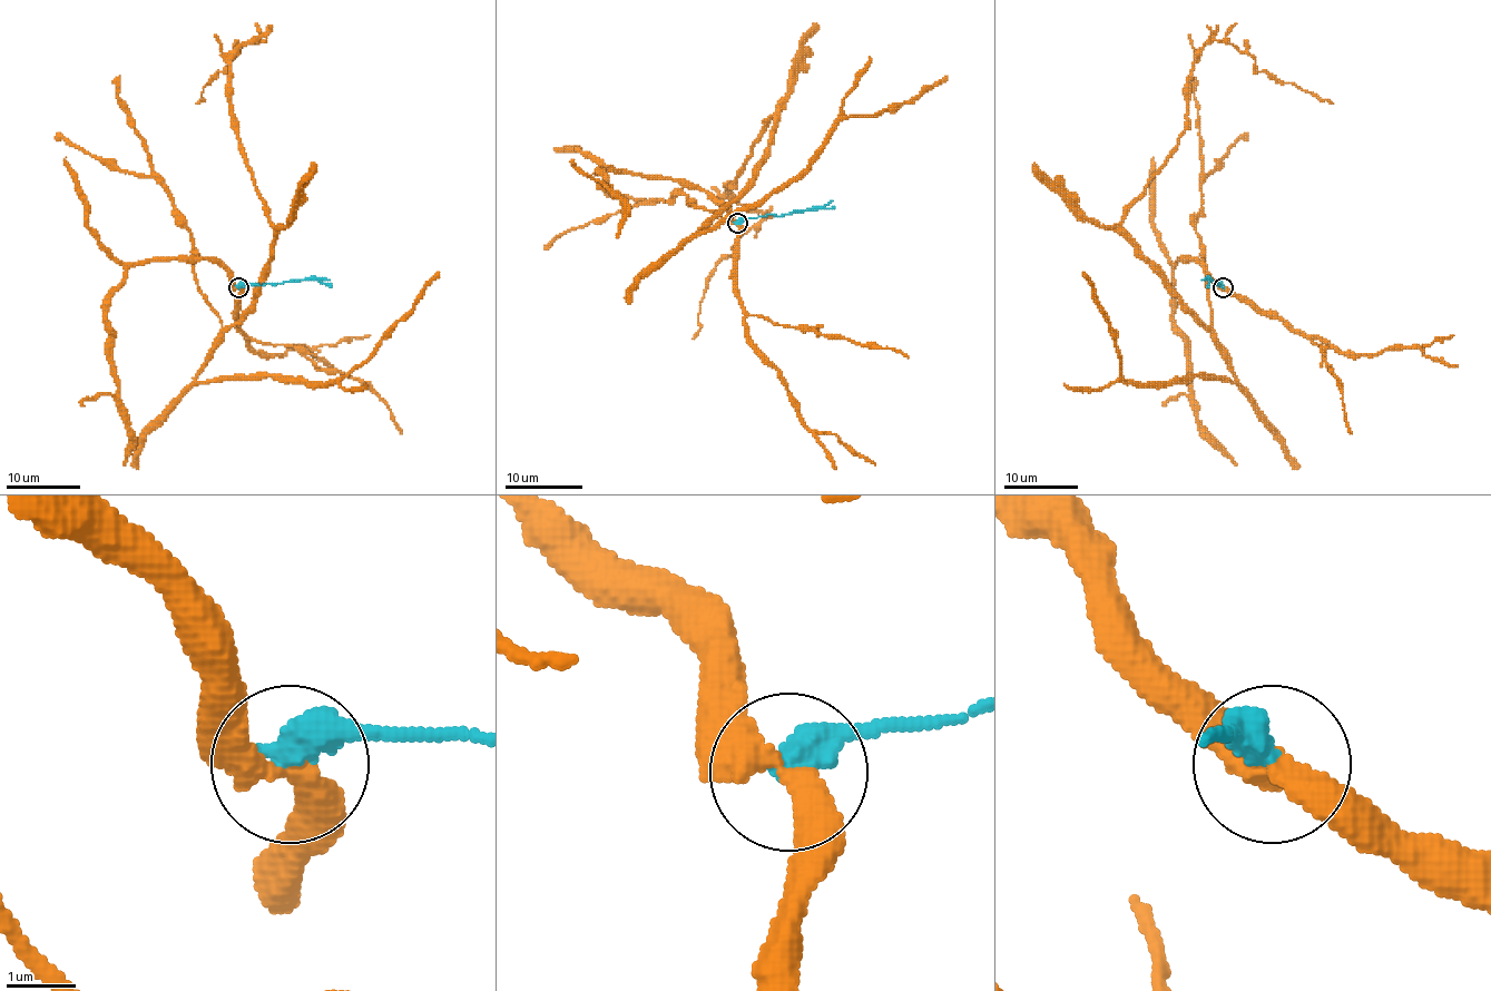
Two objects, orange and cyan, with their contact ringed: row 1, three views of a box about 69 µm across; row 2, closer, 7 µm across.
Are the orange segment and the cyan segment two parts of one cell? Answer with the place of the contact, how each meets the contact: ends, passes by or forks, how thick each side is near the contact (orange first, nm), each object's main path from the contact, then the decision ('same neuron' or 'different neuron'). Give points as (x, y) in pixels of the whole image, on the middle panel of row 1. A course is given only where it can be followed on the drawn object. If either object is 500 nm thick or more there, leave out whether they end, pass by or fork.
place (737, 223); orange passes by; cyan ends; calibres 400 and 480 nm; course orange (737, 224), (694, 188), (694, 206), (729, 206), (772, 117), (729, 185), (766, 216), (707, 281), (692, 339); course cyan (737, 224), (766, 214), (784, 216), (834, 206); different neuron

